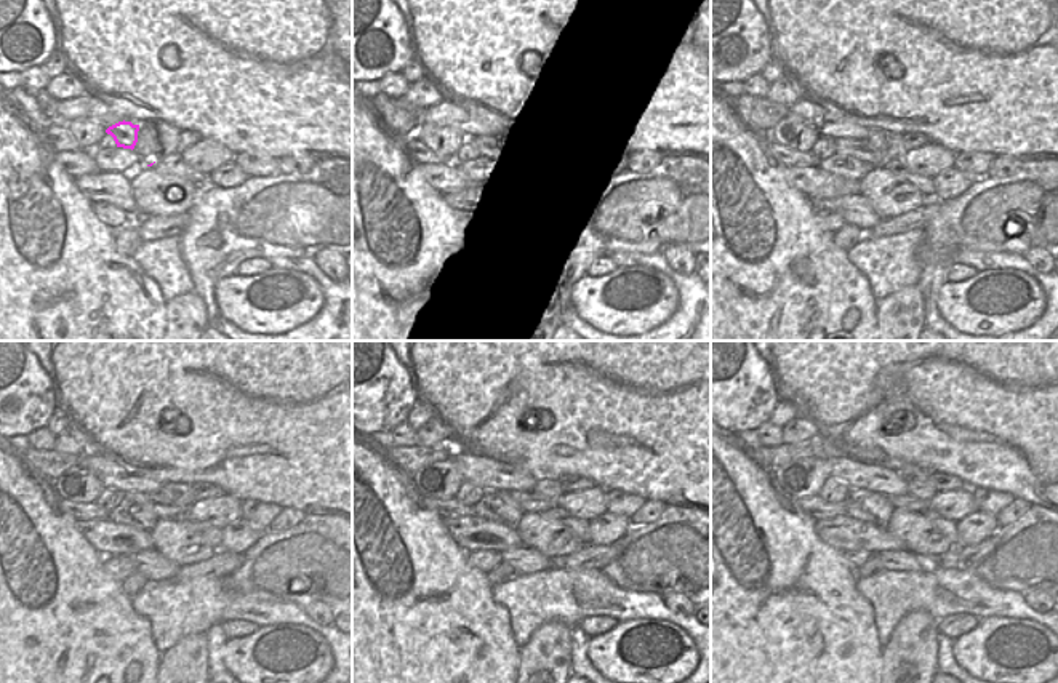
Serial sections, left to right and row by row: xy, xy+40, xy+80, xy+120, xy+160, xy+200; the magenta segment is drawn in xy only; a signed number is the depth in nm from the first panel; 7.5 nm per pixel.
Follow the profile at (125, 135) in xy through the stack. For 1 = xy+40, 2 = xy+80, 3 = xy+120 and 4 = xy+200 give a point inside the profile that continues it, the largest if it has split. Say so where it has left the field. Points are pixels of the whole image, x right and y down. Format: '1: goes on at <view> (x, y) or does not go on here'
1: goes on at xy+40 (487, 143)
2: goes on at xy+80 (876, 157)
3: goes on at xy+120 (164, 507)
4: goes on at xy+200 (908, 503)

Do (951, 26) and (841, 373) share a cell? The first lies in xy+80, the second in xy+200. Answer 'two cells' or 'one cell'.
one cell

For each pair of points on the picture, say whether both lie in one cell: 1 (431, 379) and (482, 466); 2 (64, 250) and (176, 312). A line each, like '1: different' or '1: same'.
1: different
2: different

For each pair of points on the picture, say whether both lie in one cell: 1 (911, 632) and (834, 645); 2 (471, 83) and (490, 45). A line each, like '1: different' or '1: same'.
1: different
2: same

